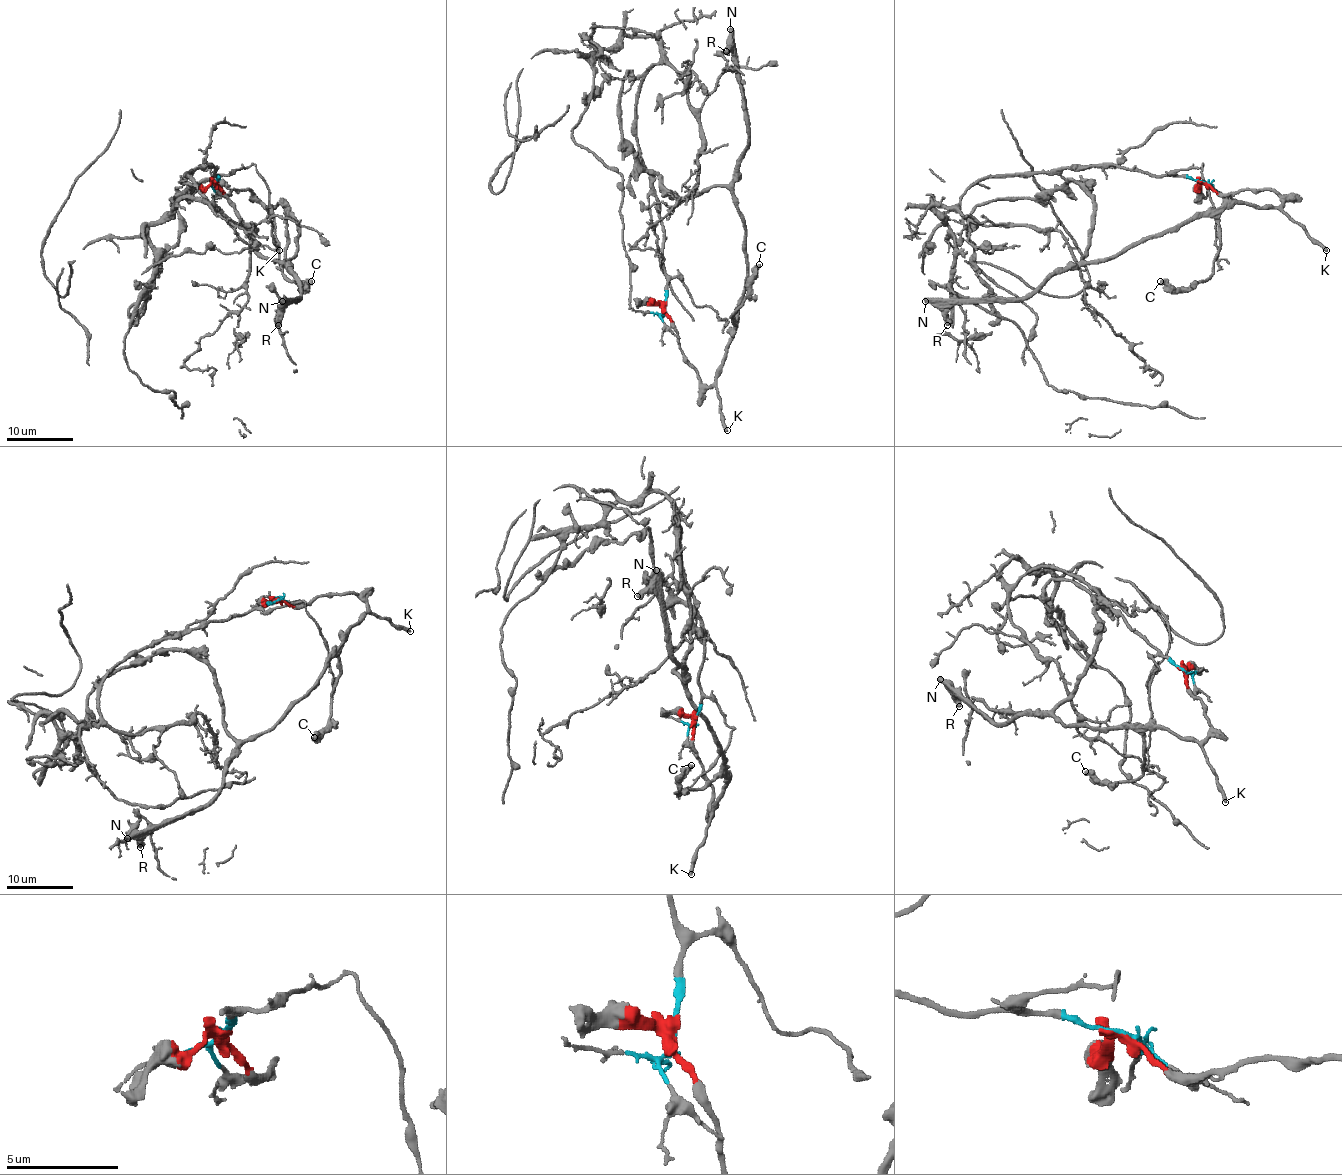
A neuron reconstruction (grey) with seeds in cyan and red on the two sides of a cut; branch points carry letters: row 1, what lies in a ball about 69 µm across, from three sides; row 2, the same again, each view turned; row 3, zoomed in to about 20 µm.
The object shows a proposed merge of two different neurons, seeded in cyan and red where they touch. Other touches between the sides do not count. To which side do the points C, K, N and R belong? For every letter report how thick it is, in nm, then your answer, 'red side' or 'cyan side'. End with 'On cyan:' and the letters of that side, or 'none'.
C: 500 nm thick; red side
K: 360 nm thick; red side
N: 500 nm thick; red side
R: 500 nm thick; red side
On cyan: none

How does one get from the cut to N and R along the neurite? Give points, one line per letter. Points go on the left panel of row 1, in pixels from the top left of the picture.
N: (216, 182), (295, 217), (298, 250), (285, 263), (300, 297), (281, 302)
R: (216, 182), (283, 203), (298, 223), (285, 263), (300, 297), (278, 325)

